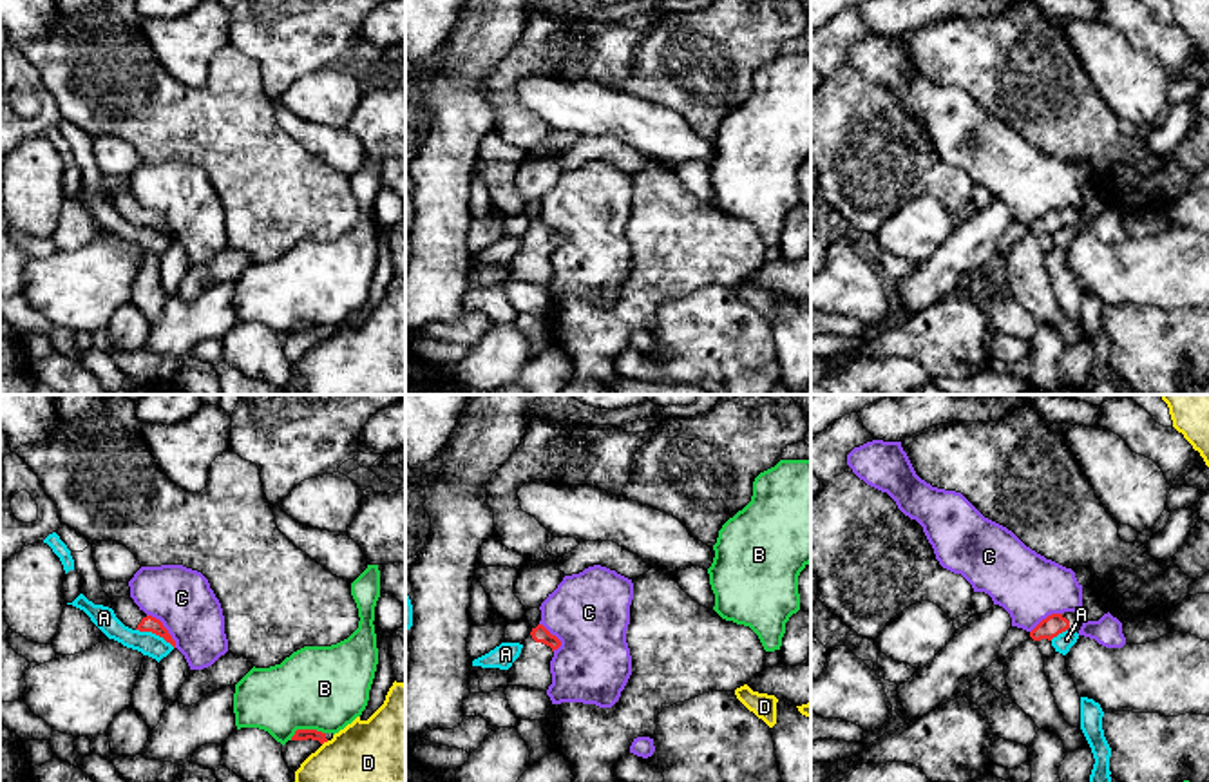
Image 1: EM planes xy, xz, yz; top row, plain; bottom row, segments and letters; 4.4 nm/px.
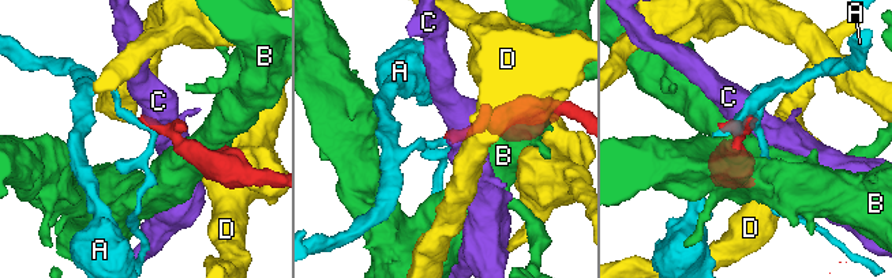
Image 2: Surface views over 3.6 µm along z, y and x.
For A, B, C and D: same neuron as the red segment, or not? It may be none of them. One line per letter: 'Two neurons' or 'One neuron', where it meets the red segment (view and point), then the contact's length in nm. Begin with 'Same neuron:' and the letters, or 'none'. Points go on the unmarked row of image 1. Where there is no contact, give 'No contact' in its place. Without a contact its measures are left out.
Same neuron: none
A: Two neurons. Touches red at xy (156, 228). Shared border 190 nm
B: Two neurons. Touches red at xy (306, 324). Shared border 160 nm
C: Two neurons. Touches red at xy (165, 223). Shared border 200 nm
D: Two neurons. Touches red at xy (324, 335). Shared border 40 nm

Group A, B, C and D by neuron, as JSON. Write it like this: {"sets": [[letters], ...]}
{"sets": [["A"], ["B"], ["C"], ["D"]]}

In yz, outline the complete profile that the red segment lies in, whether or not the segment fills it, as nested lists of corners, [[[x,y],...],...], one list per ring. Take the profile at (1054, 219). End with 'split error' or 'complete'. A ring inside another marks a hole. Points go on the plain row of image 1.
[[[1091,179],[1082,181],[1082,201],[1079,206],[1064,206],[1064,208],[1052,208],[1042,214],[1032,226],[1030,232],[1033,235],[1048,234],[1052,235],[1062,226],[1077,226],[1080,224],[1084,215],[1099,215],[1109,205],[1099,194],[1097,186]]]; split error

